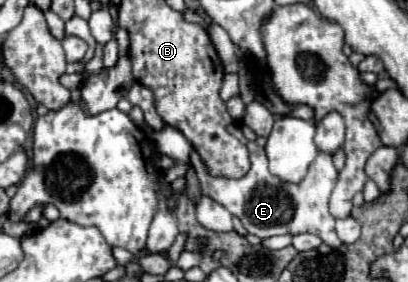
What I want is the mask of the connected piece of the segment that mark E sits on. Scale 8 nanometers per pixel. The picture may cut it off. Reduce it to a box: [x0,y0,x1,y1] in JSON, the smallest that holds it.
[192,124,342,248]

